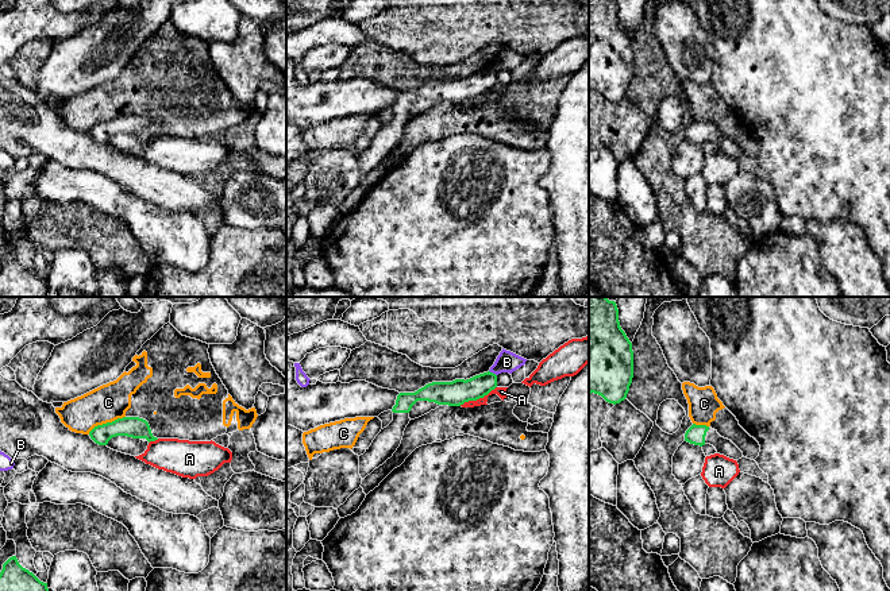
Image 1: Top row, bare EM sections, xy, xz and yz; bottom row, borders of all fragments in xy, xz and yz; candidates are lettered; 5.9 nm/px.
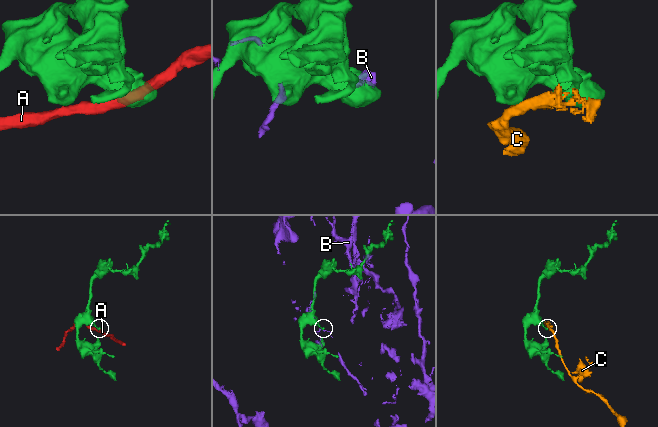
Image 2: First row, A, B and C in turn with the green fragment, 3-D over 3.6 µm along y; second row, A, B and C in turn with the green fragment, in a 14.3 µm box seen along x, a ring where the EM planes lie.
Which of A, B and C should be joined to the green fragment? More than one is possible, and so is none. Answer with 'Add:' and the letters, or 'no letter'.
Add: no letter

